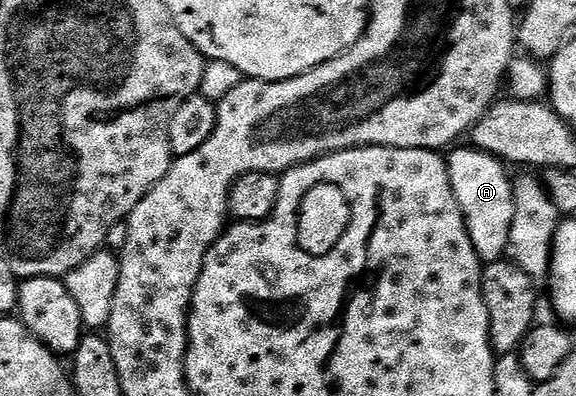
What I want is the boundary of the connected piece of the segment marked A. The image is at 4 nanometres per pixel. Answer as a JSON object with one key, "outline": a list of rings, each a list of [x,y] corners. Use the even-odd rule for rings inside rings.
{"outline":[[[464,145],[460,151],[454,151],[450,152],[452,155],[446,156],[447,168],[451,188],[467,222],[473,249],[477,249],[484,264],[500,262],[507,255],[509,229],[515,216],[515,189],[512,176],[507,176],[508,168],[503,160],[495,159],[489,153],[476,151],[470,145]]]}

